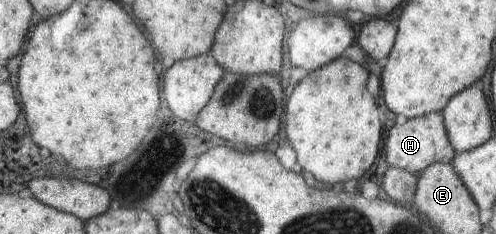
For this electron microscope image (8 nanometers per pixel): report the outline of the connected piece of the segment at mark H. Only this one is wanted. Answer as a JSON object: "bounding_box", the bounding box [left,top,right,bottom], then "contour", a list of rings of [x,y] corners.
{"bounding_box":[384,112,455,175],"contour":[[[431,112],[407,119],[404,124],[394,123],[384,140],[384,160],[388,167],[406,170],[413,175],[420,174],[432,163],[451,163],[455,150],[450,146],[441,112]]]}

